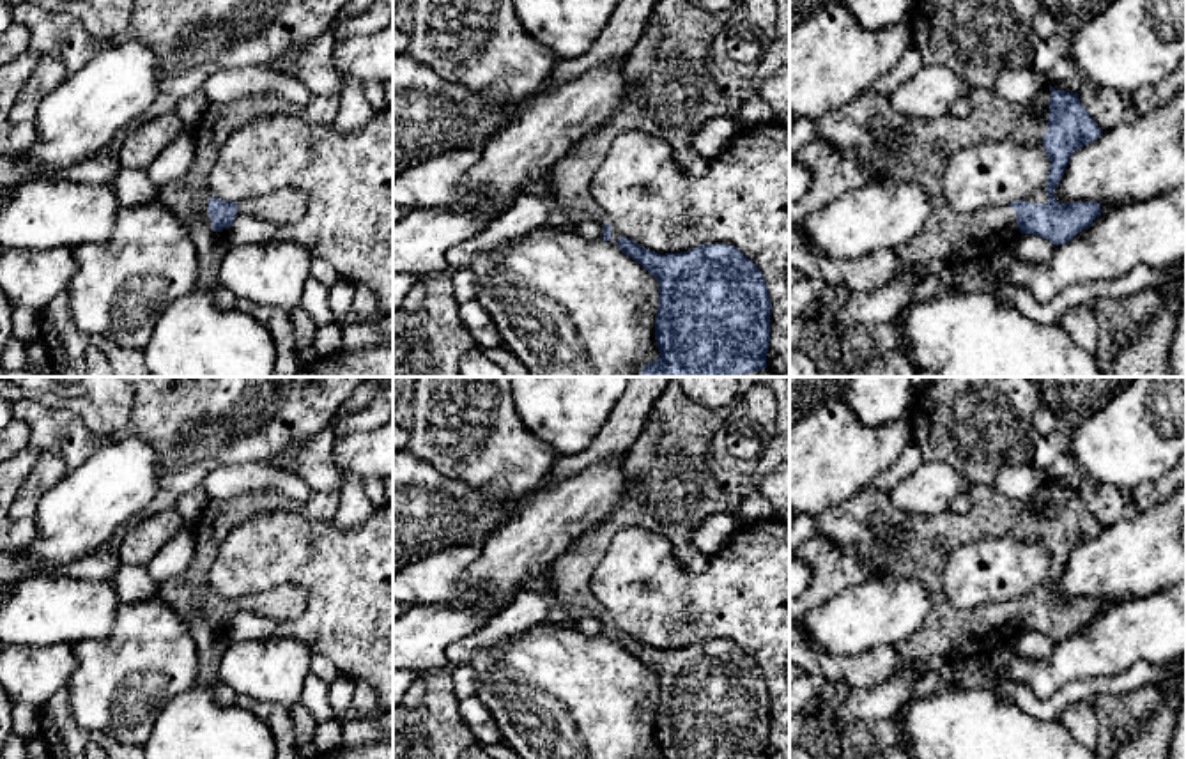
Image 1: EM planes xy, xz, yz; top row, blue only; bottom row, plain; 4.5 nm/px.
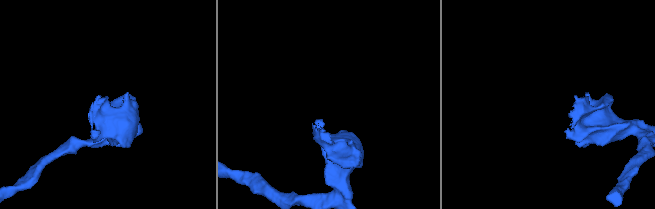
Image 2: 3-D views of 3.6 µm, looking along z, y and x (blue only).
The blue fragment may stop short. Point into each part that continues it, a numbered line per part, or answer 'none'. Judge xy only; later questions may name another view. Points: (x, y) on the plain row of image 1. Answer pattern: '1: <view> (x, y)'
1: xy (186, 593)

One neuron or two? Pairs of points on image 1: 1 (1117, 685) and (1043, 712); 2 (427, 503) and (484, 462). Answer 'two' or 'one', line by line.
1: one
2: two

